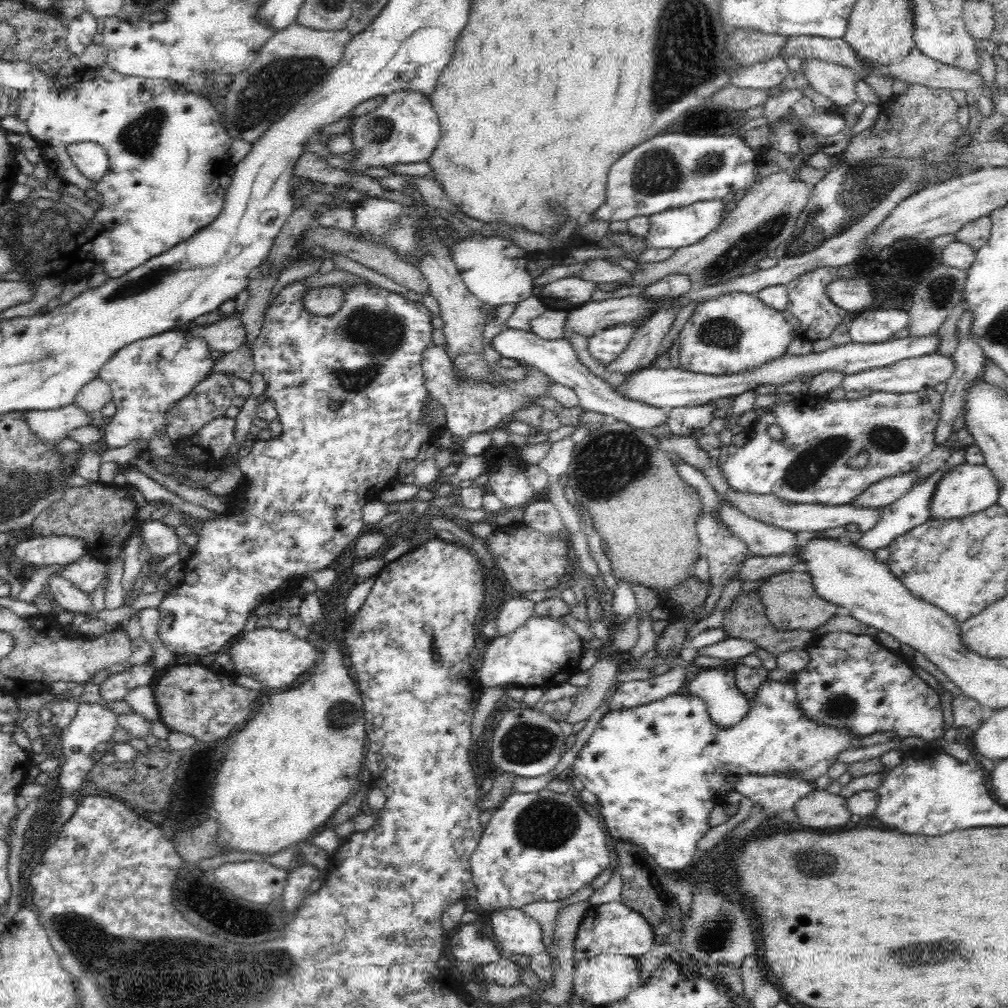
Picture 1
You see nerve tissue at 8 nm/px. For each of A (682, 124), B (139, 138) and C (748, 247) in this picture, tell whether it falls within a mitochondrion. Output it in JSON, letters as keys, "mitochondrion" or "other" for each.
{"A":"mitochondrion","B":"mitochondrion","C":"mitochondrion"}

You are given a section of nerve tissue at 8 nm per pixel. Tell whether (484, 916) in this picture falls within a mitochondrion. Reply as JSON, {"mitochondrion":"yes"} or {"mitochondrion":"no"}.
{"mitochondrion":"no"}

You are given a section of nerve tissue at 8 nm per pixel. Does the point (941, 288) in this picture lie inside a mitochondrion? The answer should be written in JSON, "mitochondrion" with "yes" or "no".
{"mitochondrion":"yes"}

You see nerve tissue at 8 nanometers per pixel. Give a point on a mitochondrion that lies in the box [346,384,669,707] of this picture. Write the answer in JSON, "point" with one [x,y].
{"point":[607,465]}

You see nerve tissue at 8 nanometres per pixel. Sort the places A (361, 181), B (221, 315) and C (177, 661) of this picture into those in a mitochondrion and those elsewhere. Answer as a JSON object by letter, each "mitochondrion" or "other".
{"A":"other","B":"other","C":"other"}

